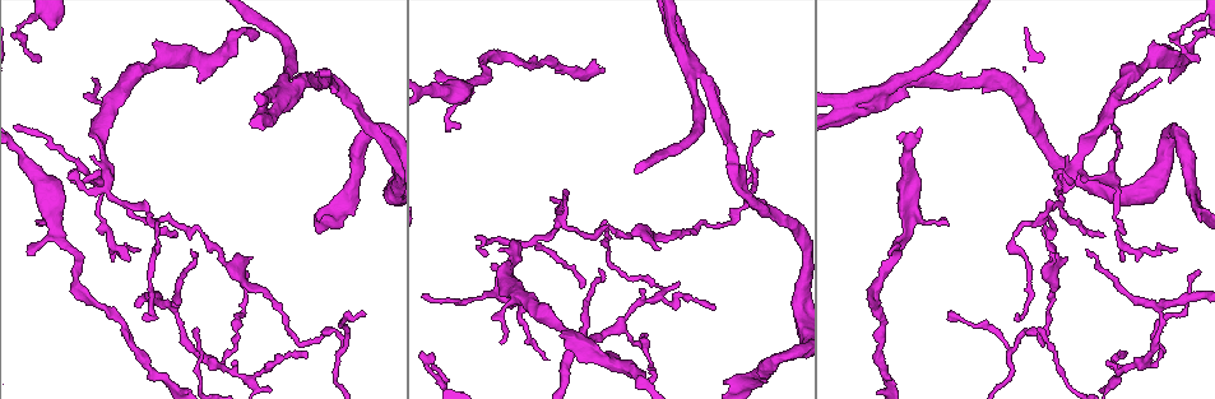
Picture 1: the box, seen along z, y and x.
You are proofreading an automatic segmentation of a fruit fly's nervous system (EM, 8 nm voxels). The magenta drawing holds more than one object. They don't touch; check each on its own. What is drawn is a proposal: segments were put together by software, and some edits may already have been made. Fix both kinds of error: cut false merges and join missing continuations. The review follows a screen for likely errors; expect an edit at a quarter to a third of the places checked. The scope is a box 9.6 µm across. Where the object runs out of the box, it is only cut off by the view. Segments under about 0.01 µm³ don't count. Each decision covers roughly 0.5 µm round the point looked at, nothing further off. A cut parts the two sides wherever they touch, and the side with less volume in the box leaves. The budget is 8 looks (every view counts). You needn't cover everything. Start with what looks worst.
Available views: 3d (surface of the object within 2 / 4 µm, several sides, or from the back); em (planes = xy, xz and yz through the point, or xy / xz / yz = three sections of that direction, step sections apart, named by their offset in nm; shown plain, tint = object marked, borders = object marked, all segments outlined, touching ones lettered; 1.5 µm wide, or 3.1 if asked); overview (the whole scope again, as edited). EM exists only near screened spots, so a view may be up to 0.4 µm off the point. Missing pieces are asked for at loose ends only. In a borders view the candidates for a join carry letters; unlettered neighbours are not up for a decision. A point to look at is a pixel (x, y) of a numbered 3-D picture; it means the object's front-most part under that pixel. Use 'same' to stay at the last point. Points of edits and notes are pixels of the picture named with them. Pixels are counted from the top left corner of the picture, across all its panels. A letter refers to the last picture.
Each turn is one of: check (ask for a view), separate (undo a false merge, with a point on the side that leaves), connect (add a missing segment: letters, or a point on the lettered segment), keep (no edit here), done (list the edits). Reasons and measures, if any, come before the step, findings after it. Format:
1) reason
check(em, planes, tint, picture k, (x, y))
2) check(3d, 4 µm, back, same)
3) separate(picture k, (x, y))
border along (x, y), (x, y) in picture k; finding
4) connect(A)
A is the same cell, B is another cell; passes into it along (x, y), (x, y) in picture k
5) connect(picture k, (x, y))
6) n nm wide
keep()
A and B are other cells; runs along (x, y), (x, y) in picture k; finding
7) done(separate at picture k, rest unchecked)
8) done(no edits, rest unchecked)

calibre changes
check(em, xz, step 4, tint, picture 1, (432, 371))

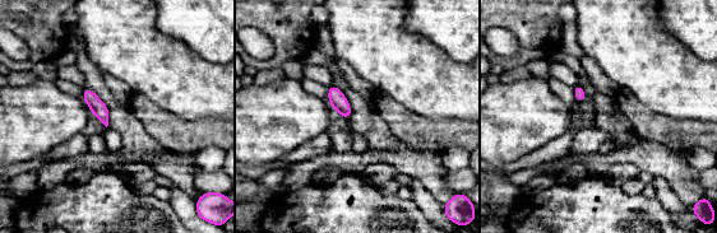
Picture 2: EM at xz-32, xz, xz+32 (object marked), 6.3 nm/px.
another direction
check(em, planes, borders, same)

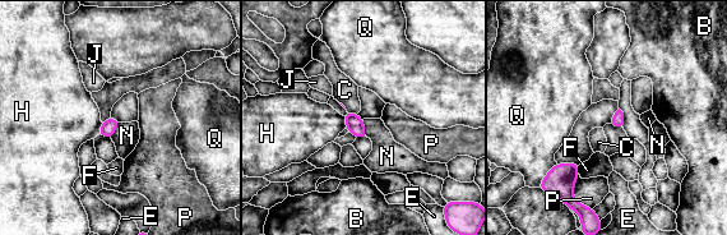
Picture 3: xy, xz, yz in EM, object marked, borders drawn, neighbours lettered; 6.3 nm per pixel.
90 nm wide; P touches over 240 nm
keep()
B, C, E, F, H, J, N, P and Q are other cells; one neuron here

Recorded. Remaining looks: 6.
tapers out
check(em, planes, tint, picture 1, (366, 314))

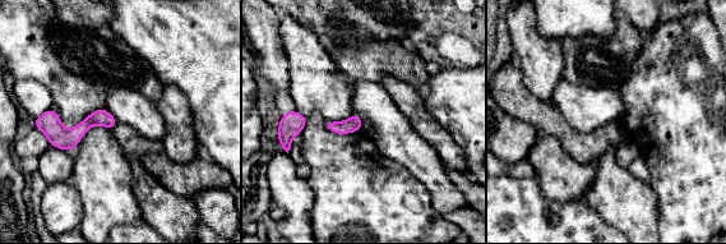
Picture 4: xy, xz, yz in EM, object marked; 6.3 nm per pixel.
see the neighbours
check(em, planes, borders, same)

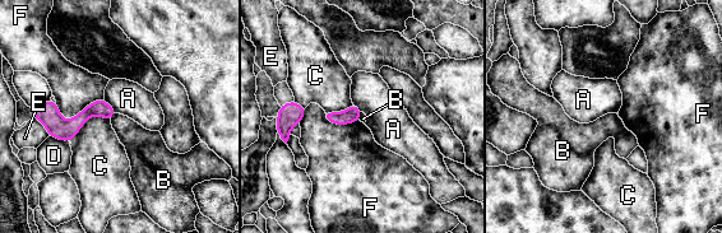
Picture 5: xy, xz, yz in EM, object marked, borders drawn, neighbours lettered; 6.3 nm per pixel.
keep()
A, B, C, D, E and F are other cells; border along (103, 99), (116, 112) in picture 5; none of them fits

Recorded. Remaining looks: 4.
abrupt turn
check(3d, 2 µm, picture 1, (564, 196))

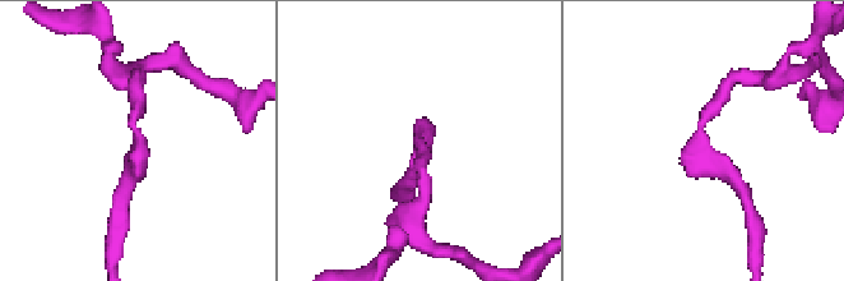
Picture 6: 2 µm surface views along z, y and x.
shape alone is not enough
check(em, xy, step 8, tint, picture 6, (416, 145))

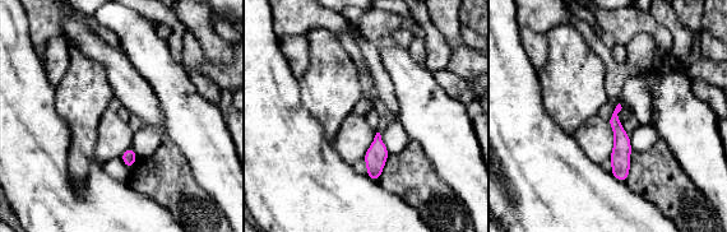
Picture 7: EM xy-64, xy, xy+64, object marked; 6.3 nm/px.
check(em, xy, step 8, borders, same)

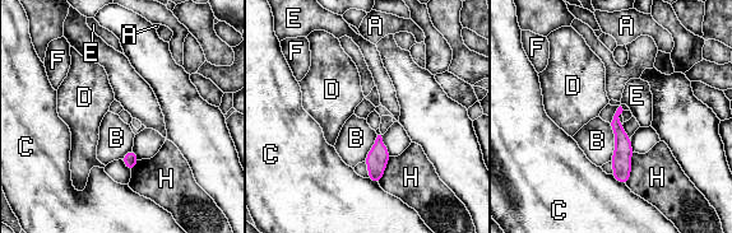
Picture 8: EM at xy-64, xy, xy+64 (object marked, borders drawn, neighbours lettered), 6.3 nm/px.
70 nm wide
keep()
A, B, C, D, E, F and H are other cells; border along (607, 122), (615, 138), (611, 161) in picture 8; continuous, no second neuron

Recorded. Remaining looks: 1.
done(no edits, rest unchecked)

